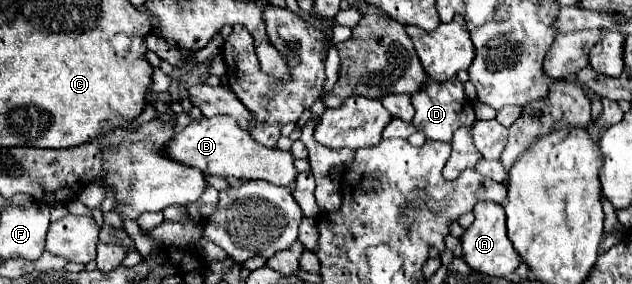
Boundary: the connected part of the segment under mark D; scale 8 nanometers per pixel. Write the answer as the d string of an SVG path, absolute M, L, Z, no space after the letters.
M428 79L426 87L418 93L412 95L412 105L416 109L414 113L414 127L418 131L422 131L426 135L426 139L432 141L452 141L452 135L458 127L464 125L472 125L474 123L474 109L470 105L470 101L464 97L464 85L458 81L446 81L446 83L438 83Z

